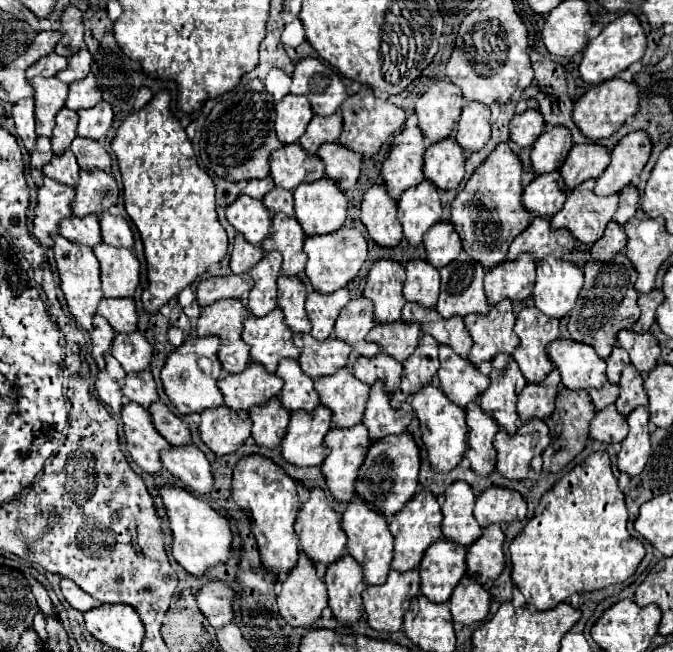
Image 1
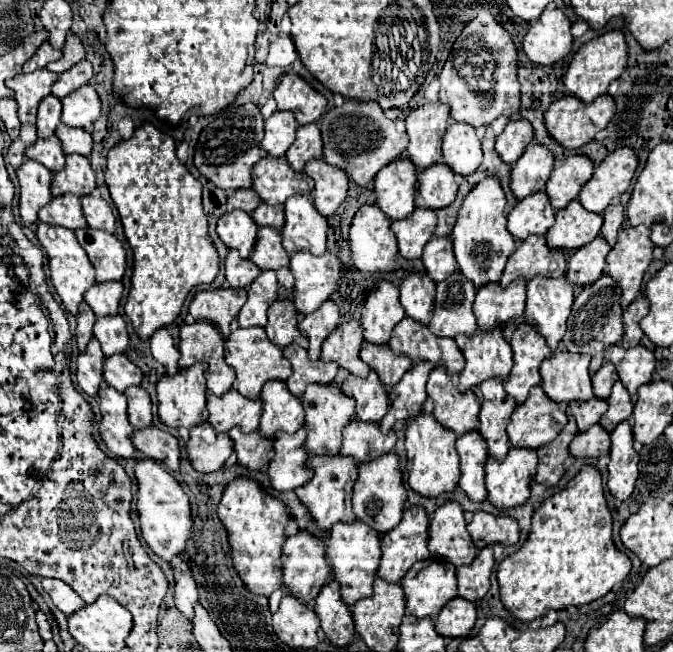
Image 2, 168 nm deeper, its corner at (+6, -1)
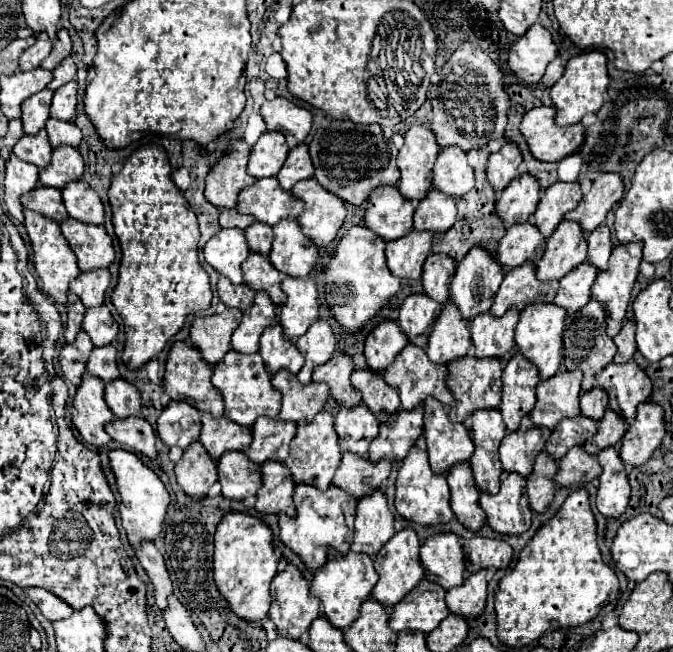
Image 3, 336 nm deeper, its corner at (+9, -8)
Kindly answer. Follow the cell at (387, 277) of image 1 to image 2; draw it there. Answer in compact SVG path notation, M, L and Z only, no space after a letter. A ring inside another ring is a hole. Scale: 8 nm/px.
M386 279L366 295L362 303L362 325L364 339L368 343L388 343L394 325L404 317L404 309L398 301L398 287Z

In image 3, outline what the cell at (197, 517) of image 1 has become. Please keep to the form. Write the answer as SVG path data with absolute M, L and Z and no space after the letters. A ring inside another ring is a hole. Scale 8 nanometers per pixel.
M113 448L109 450L109 466L115 474L115 484L121 500L117 502L121 526L127 532L127 540L131 546L139 546L141 540L153 540L161 532L161 522L165 520L165 512L169 508L169 492L165 490L159 476L149 470L133 452Z

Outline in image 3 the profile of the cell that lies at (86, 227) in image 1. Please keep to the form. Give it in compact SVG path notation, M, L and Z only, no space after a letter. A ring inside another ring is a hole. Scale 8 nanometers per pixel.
M37 186L35 190L23 194L21 202L25 208L41 212L41 214L53 218L55 222L63 222L67 218L67 210L63 208L61 192L51 186Z

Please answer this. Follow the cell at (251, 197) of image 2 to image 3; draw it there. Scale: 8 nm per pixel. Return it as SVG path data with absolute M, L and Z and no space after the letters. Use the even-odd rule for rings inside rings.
M221 210L221 216L219 216L219 226L221 228L241 228L241 230L245 230L253 222L255 222L253 216L239 214L237 210Z

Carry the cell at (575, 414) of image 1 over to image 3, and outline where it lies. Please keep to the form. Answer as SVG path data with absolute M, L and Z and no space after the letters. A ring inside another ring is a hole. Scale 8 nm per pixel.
M541 452L535 458L533 464L533 472L525 478L525 490L527 490L527 498L529 498L529 506L533 512L545 512L549 502L553 500L555 494L555 484L553 484L553 476L557 472L557 462L547 456L547 452Z

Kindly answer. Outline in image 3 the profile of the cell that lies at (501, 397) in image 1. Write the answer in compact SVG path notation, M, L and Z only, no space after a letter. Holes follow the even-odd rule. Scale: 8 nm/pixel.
M477 410L473 414L471 440L475 444L475 454L471 458L471 470L475 476L475 486L481 492L497 494L501 484L501 466L497 448L507 434L499 410Z

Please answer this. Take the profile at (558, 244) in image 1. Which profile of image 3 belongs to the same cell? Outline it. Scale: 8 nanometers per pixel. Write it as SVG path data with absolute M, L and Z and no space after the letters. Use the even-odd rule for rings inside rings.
M529 262L511 268L503 278L497 296L493 298L491 314L503 316L507 310L511 308L523 310L523 306L531 302L553 302L557 288L559 288L557 280L539 282L535 278L535 266Z

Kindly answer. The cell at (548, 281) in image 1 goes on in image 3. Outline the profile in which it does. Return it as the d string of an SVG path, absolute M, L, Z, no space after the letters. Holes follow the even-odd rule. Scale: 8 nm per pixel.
M535 302L529 304L521 316L519 322L515 326L515 342L519 352L537 366L541 380L551 378L553 374L559 372L561 366L561 350L563 350L563 320L565 320L565 310L555 306L555 304L543 304L543 302Z

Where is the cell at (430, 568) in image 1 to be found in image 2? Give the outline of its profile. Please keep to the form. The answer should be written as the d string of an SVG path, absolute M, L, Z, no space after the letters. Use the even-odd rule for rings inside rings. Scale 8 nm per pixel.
M440 559L418 561L400 581L406 593L406 611L416 617L436 617L440 609L456 597L456 567Z

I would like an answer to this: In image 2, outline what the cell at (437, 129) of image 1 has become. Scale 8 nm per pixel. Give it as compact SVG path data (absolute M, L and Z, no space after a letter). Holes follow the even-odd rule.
M440 101L410 109L406 117L406 133L410 137L406 151L418 169L442 161L442 135L450 121L450 107Z

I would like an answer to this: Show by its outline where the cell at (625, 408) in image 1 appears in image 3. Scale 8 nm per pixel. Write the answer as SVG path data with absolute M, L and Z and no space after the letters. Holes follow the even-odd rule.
M607 408L603 420L599 422L597 434L593 436L591 442L585 442L585 446L583 446L585 452L587 454L597 454L599 450L603 450L607 446L617 446L619 440L623 438L623 434L625 434L625 430L627 430L627 426L623 422L625 420L619 414L615 414L613 410Z

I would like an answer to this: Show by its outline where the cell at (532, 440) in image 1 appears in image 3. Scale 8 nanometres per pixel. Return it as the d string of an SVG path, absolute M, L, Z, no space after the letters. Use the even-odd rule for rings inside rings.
M507 474L495 496L481 494L479 506L487 516L487 524L497 534L523 534L529 530L531 510L523 492L525 478L519 474Z

